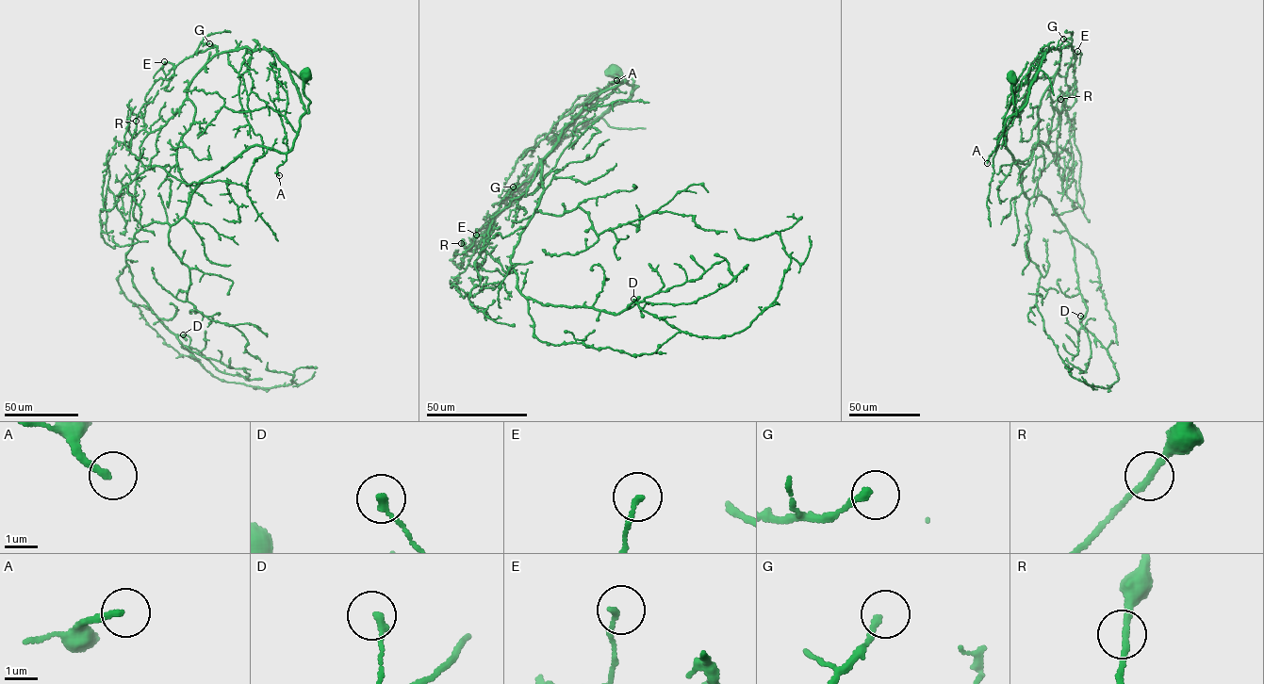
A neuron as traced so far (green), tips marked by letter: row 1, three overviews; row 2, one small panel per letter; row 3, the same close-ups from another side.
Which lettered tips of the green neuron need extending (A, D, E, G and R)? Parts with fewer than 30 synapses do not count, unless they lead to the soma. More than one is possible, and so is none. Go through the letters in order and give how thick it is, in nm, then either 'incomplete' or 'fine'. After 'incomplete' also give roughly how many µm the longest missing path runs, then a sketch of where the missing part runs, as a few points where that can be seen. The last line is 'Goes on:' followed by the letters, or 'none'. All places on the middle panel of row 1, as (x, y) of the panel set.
A: 190 nm thick; fine
D: 220 nm thick; fine
E: 160 nm thick; fine
G: 200 nm thick; fine
R: 180 nm thick; fine
Goes on: none

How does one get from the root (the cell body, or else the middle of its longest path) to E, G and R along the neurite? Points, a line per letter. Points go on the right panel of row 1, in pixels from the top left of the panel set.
E: (1012, 79), (1016, 114), (1026, 101), (1046, 51), (1052, 47), (1060, 50), (1069, 44), (1074, 63), (1077, 51)
G: (1012, 79), (1016, 114), (1046, 51), (1069, 44), (1073, 48), (1071, 37), (1063, 39)
R: (1012, 79), (1016, 114), (996, 144), (1004, 133), (1014, 160), (1046, 143), (1060, 99)

